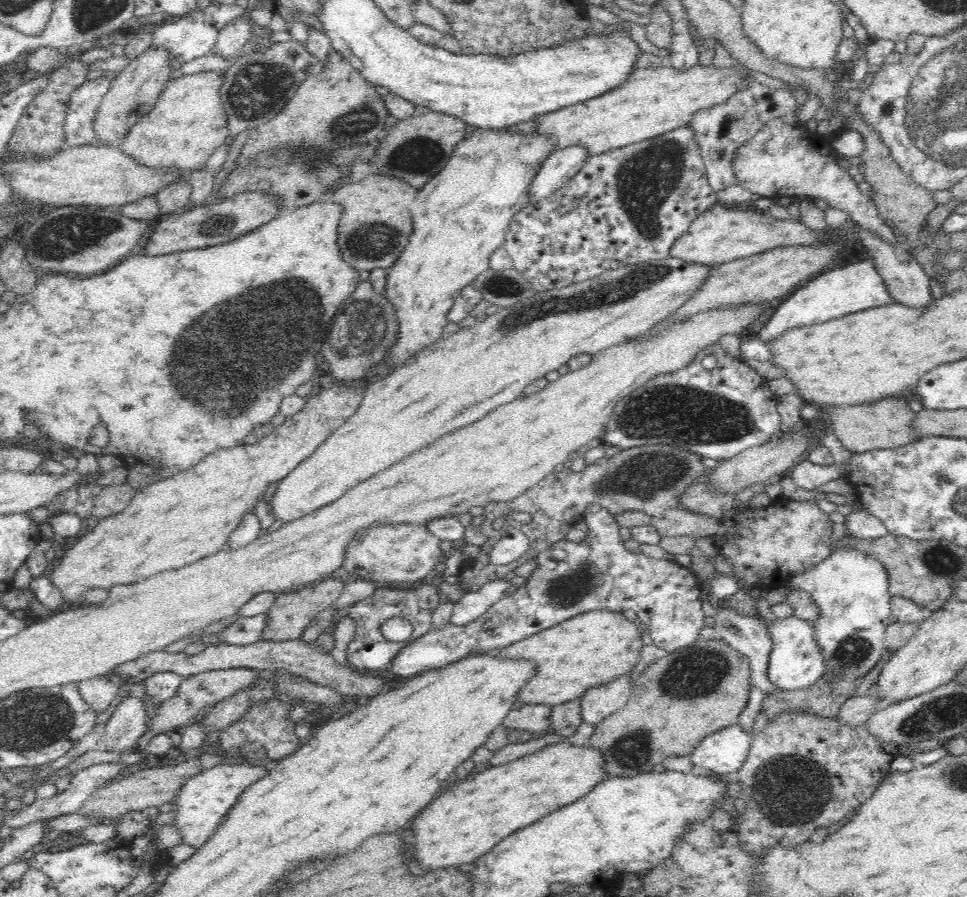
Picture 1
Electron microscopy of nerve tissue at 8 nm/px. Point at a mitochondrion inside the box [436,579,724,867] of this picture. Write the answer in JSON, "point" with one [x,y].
{"point":[631,752]}

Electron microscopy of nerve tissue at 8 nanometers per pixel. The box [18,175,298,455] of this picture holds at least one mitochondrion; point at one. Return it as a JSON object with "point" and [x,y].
{"point":[62,237]}

